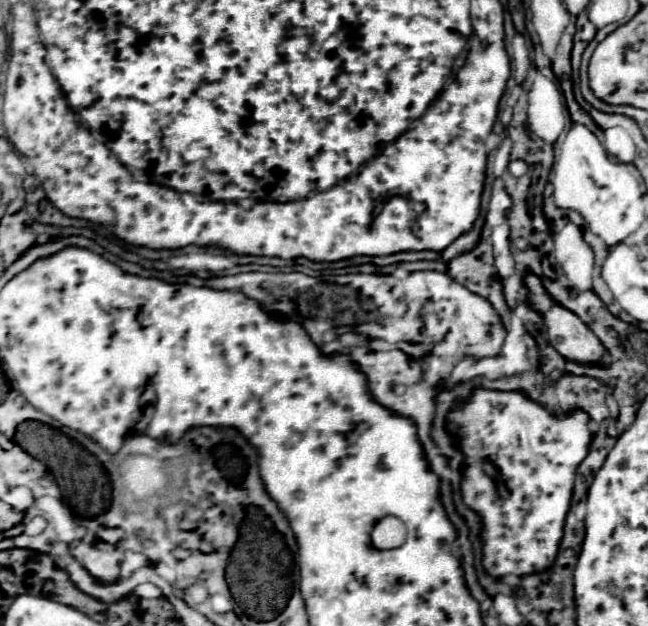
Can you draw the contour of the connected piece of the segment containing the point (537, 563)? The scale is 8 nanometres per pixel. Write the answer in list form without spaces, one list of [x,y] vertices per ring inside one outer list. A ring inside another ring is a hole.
[[[475,387],[467,401],[457,403],[449,413],[449,419],[459,423],[467,433],[467,443],[463,443],[463,469],[461,469],[461,493],[463,503],[471,507],[481,517],[481,543],[483,543],[483,569],[501,579],[509,573],[519,577],[545,573],[553,567],[563,539],[563,525],[571,505],[573,479],[569,475],[569,465],[579,465],[589,453],[593,431],[589,429],[591,417],[583,409],[571,409],[565,415],[553,415],[533,399],[527,399],[521,391],[493,391],[485,387]],[[497,484],[507,485],[511,497],[501,497]]]

